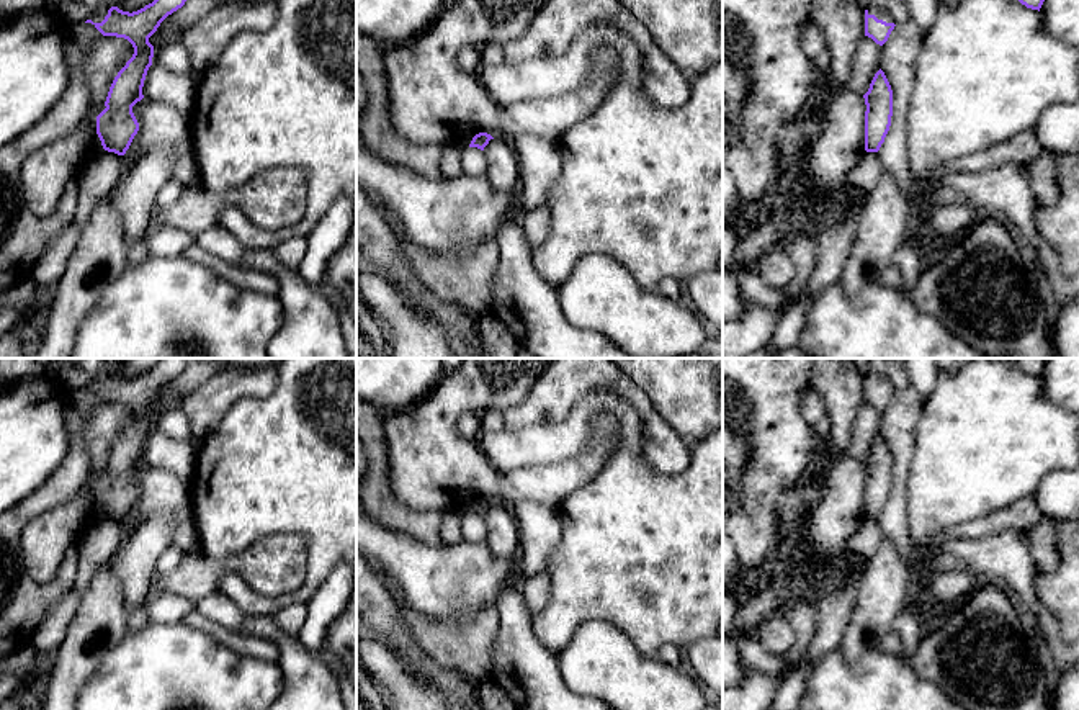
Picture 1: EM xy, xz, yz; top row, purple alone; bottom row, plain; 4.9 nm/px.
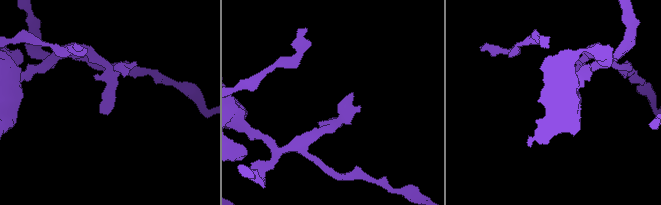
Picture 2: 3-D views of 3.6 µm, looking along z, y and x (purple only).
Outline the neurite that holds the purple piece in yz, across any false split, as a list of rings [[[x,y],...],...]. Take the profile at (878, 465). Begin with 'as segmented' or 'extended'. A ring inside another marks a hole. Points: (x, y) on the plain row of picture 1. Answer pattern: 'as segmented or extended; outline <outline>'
as segmented; outline [[[881,435],[875,440],[863,465],[866,471],[865,517],[878,519],[889,497],[893,483],[893,456]]]

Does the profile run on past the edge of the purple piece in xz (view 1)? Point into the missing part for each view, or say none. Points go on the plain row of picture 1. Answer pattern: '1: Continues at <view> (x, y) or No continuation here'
1: No continuation here

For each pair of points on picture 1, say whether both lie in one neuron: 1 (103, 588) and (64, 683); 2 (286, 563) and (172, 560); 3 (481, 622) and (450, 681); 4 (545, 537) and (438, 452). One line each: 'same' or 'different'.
1: same
2: different
3: different
4: different

